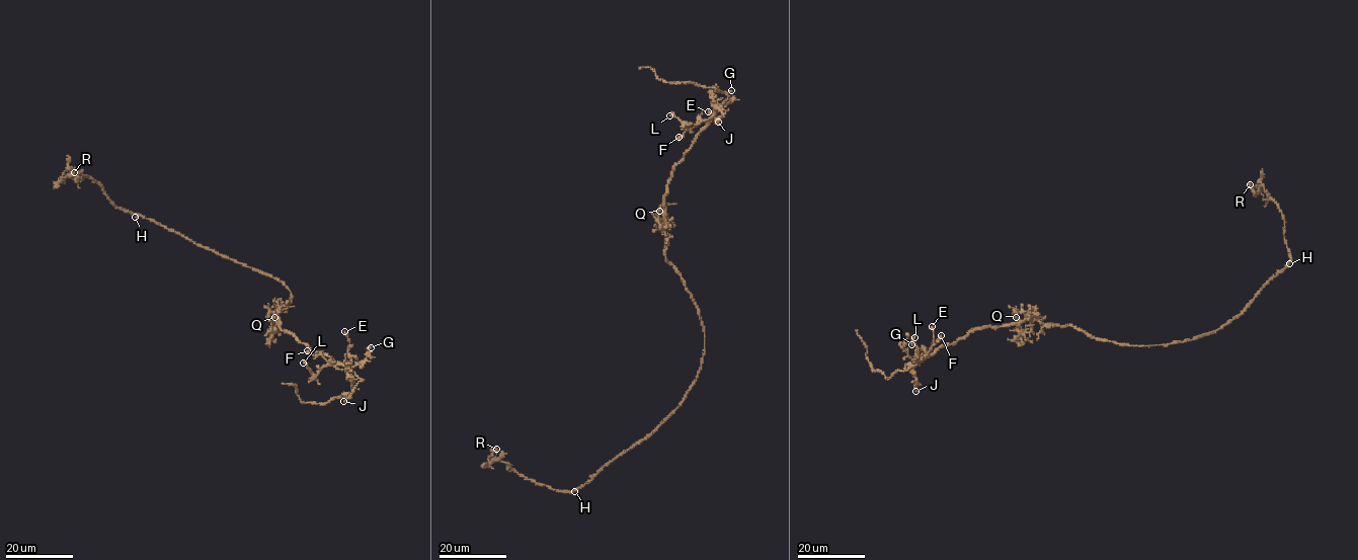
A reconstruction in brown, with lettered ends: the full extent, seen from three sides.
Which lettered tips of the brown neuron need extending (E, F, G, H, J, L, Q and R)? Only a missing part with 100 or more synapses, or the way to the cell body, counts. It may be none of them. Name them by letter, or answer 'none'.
none

